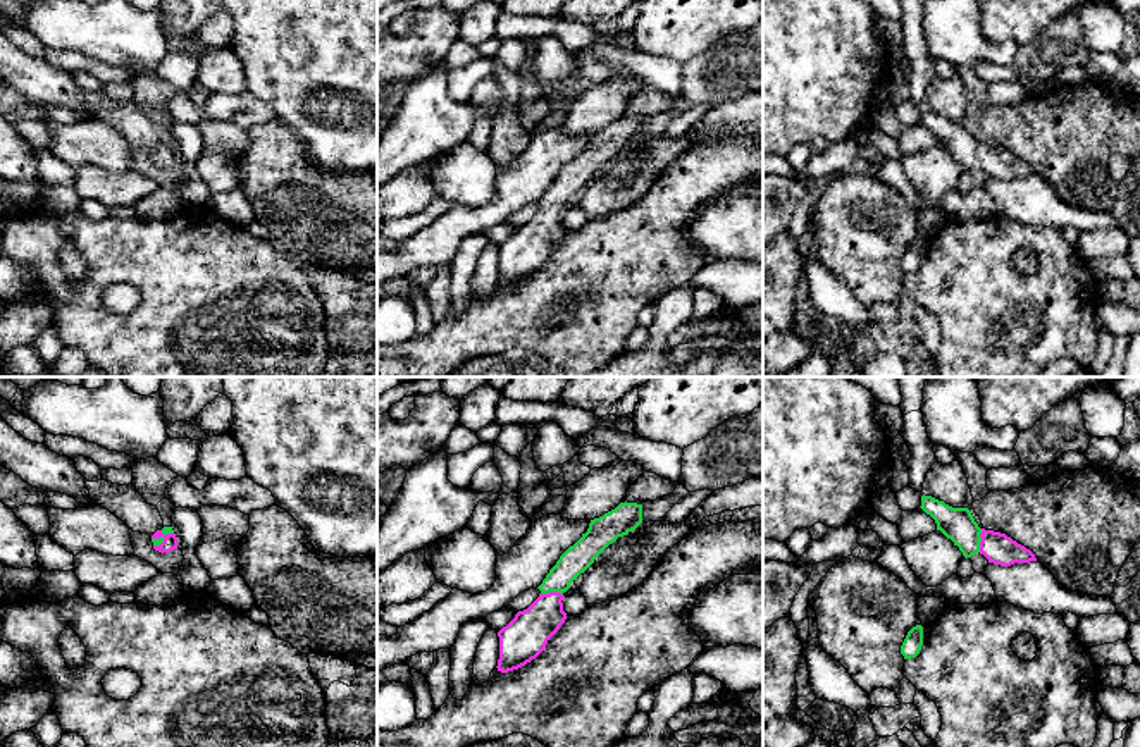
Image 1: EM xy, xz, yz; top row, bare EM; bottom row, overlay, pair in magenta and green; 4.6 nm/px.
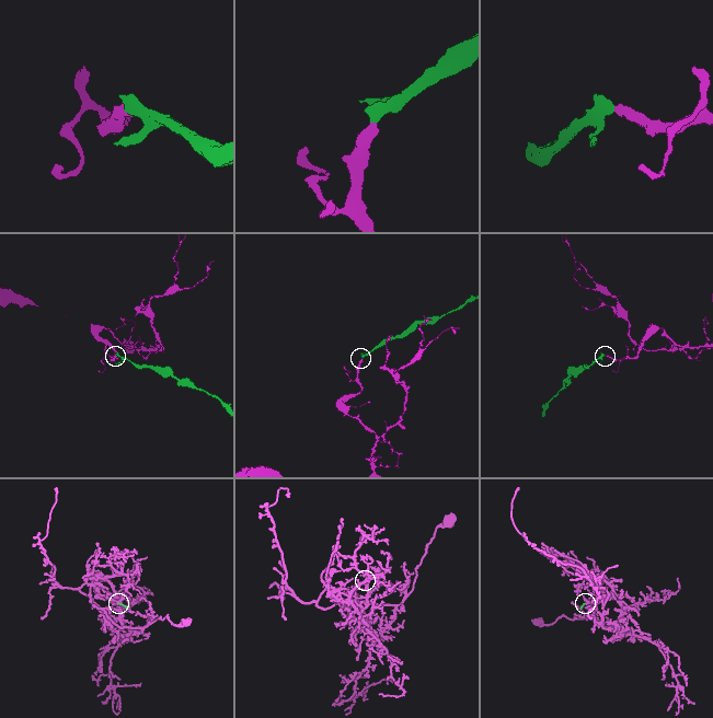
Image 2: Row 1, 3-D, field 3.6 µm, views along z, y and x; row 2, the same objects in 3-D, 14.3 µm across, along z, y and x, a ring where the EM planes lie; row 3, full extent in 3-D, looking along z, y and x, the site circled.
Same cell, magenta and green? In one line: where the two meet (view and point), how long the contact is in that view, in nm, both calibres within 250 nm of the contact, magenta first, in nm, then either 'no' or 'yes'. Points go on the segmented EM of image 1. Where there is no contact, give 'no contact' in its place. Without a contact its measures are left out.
yz (982, 541) | 110 nm | 150/160 nm | yes

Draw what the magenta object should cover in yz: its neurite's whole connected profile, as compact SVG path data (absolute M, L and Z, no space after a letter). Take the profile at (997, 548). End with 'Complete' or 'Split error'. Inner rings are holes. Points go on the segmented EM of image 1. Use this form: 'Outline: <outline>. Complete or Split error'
Outline: M925 494L920 508L935 520L937 530L951 539L964 558L980 553L988 563L1001 566L1037 561L1030 549L1006 534L980 528L968 508L952 508Z. Split error

